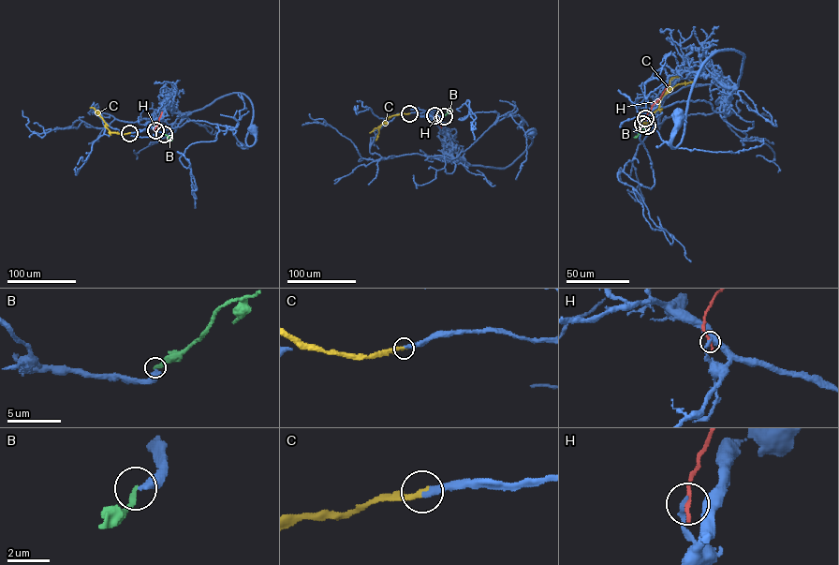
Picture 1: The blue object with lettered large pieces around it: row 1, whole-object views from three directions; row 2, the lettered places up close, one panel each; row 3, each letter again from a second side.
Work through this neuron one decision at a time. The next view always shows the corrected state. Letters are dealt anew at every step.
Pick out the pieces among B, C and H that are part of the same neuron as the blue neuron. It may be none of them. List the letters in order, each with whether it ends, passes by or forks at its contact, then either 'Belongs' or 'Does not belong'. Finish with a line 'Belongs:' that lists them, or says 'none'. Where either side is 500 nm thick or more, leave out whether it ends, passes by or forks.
B: It ends there. Does not belong
C: It ends there. Belongs
H: It ends there. Does not belong
Belongs: C

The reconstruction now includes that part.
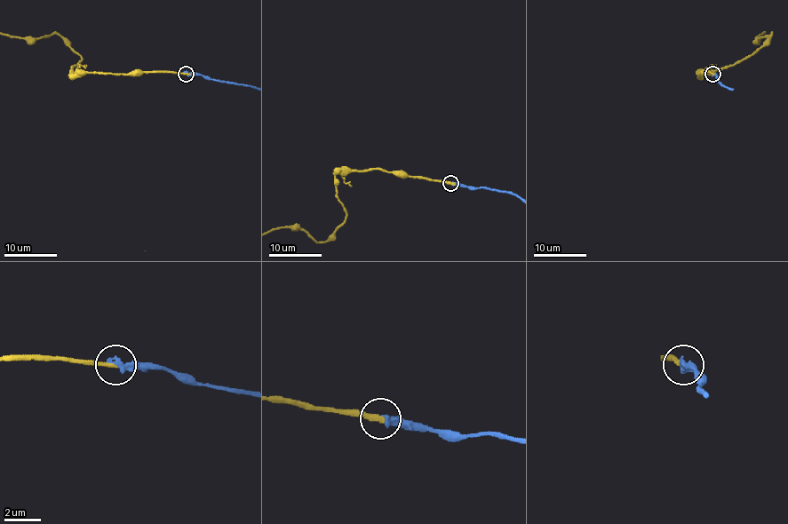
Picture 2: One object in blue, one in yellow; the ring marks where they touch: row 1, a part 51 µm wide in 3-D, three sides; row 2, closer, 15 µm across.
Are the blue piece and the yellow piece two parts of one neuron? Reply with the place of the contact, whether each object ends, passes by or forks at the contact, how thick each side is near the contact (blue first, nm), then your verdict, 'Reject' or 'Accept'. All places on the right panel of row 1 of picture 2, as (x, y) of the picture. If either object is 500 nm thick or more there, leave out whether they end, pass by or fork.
Place: (712, 74). At the ring blue ends. At the ring yellow ends. Thickness 360 nm (blue) against 320 nm. Accept

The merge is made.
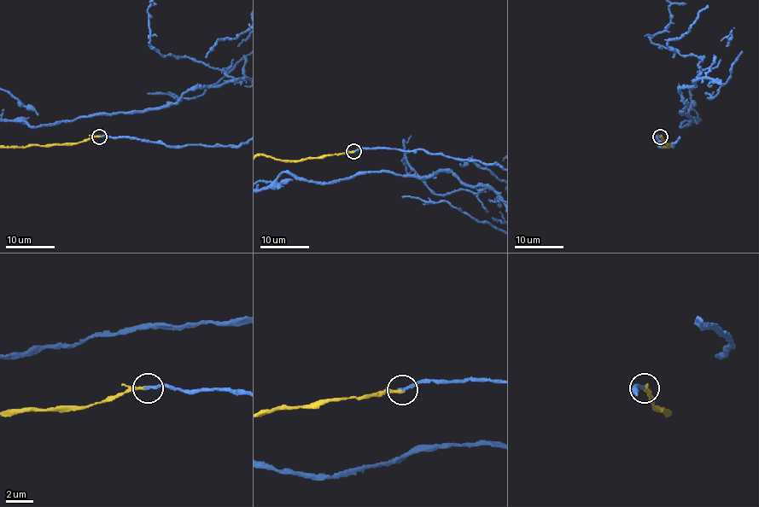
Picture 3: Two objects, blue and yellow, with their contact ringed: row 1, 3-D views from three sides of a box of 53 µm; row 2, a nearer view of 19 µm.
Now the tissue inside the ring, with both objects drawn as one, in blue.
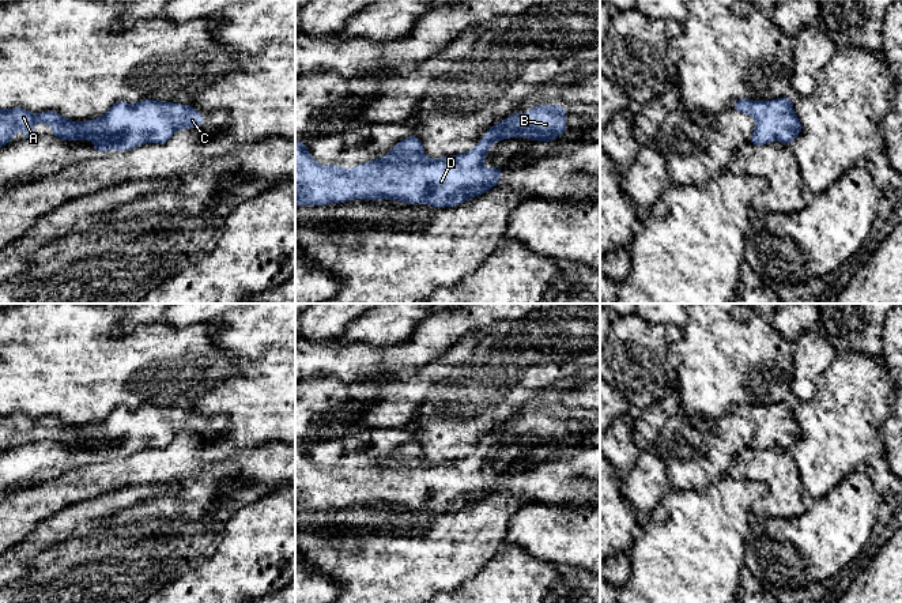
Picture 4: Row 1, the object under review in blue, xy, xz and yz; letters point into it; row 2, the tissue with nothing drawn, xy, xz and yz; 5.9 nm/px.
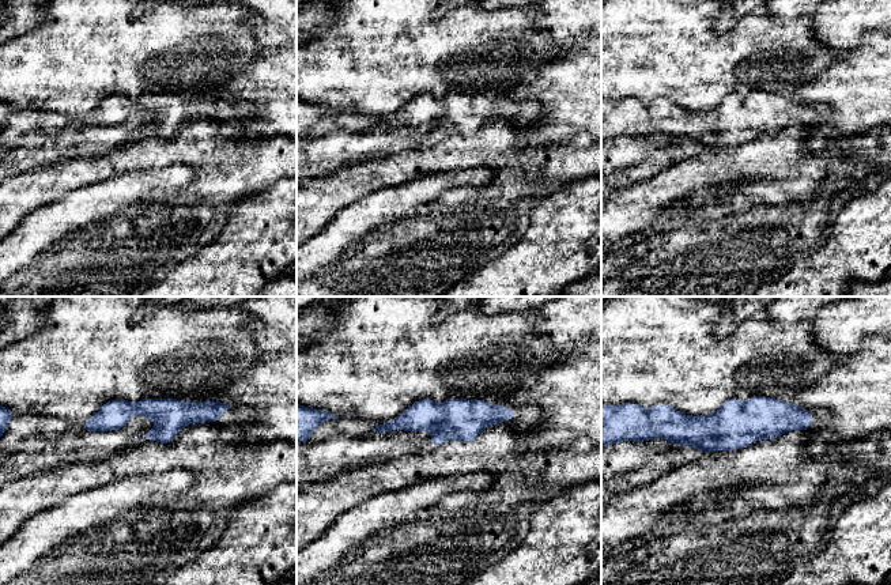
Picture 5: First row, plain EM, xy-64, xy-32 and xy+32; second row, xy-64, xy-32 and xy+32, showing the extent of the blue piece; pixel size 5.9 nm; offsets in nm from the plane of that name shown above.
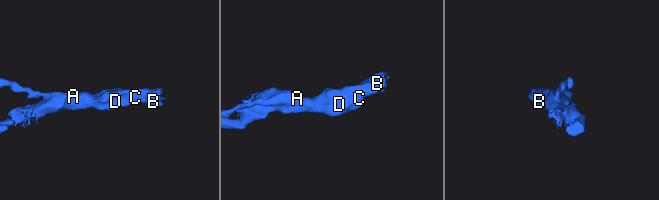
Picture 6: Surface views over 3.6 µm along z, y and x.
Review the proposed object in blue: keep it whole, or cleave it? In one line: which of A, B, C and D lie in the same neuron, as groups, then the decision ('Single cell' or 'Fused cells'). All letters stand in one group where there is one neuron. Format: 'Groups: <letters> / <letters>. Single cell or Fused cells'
Groups: A B C D. Single cell

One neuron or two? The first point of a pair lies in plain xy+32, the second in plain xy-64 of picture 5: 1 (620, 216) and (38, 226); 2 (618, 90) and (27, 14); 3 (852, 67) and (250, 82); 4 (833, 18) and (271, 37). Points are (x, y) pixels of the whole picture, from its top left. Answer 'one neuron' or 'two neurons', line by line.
1: two neurons
2: two neurons
3: one neuron
4: one neuron

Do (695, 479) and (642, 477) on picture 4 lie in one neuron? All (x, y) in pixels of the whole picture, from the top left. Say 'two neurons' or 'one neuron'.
two neurons

